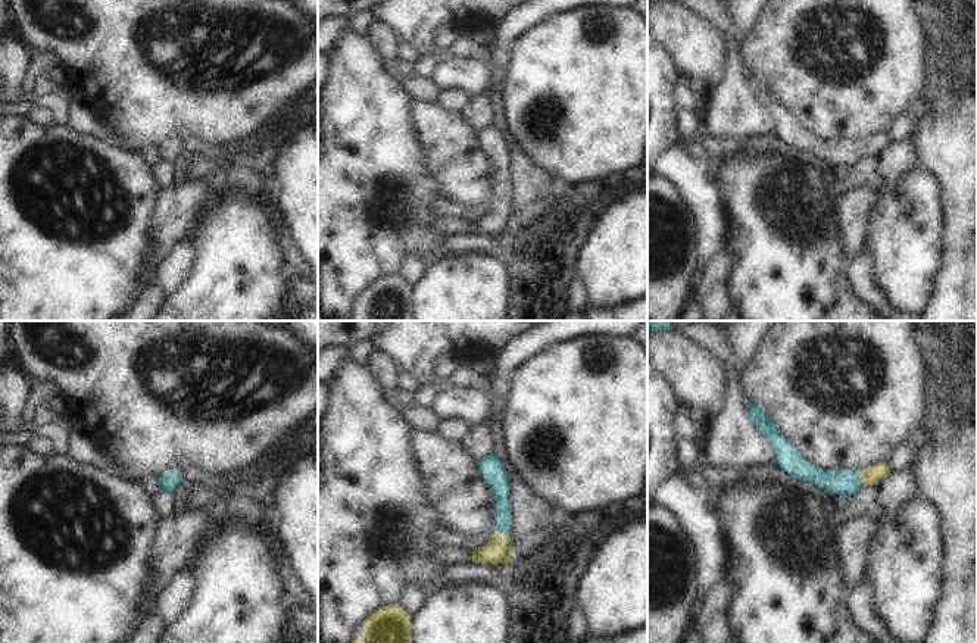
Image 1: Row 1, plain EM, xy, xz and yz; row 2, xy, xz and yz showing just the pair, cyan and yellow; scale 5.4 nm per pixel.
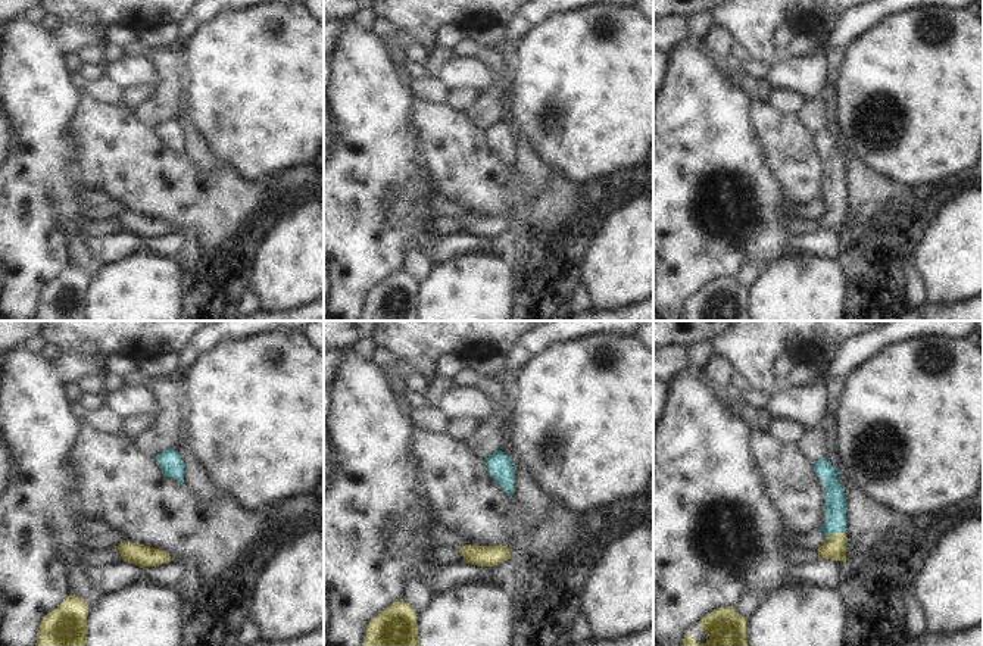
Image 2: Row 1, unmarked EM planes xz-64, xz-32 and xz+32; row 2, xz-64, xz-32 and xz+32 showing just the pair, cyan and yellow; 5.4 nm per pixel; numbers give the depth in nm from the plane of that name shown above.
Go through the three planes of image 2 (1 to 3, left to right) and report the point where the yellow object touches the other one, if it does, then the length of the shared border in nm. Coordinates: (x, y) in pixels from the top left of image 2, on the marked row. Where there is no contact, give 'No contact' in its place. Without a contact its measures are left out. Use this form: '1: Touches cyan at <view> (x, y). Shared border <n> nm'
1: No contact
2: No contact
3: Touches cyan at xz+32 (835, 531). Shared border 110 nm.

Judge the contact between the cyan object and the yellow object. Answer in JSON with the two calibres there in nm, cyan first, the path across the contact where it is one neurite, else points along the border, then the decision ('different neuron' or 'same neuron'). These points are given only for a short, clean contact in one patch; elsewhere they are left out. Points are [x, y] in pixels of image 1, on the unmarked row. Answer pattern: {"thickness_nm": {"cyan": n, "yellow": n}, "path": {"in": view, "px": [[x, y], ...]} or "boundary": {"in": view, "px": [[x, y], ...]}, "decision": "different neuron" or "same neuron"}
{"thickness_nm": {"cyan": 140, "yellow": 110}, "path": {"in": "yz", "px": [[837, 152], [860, 149], [873, 146]]}, "decision": "same neuron"}

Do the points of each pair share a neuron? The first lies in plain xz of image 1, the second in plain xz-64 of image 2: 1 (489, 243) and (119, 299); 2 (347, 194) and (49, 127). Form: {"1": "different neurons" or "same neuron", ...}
{"1": "different neurons", "2": "same neuron"}

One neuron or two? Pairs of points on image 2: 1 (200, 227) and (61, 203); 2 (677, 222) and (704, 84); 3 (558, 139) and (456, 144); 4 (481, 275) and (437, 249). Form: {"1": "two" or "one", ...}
{"1": "two", "2": "one", "3": "two", "4": "two"}

